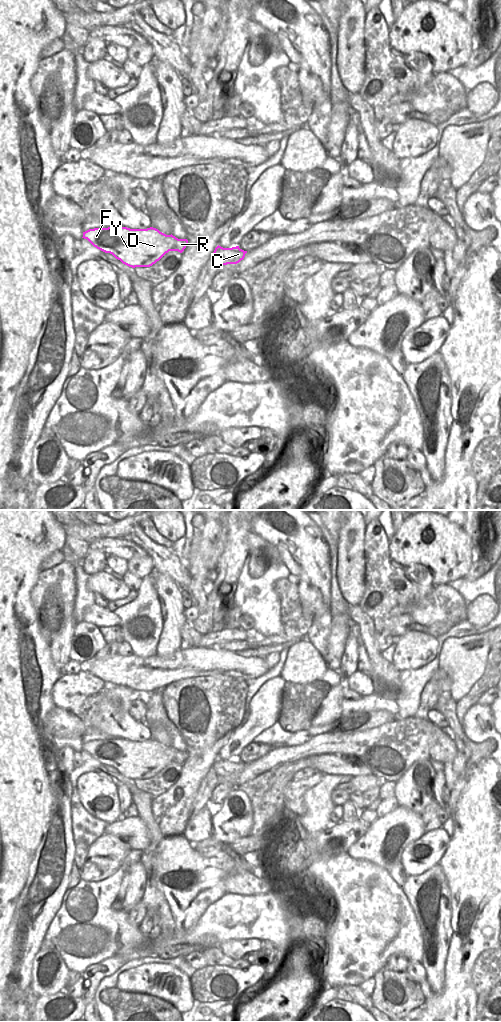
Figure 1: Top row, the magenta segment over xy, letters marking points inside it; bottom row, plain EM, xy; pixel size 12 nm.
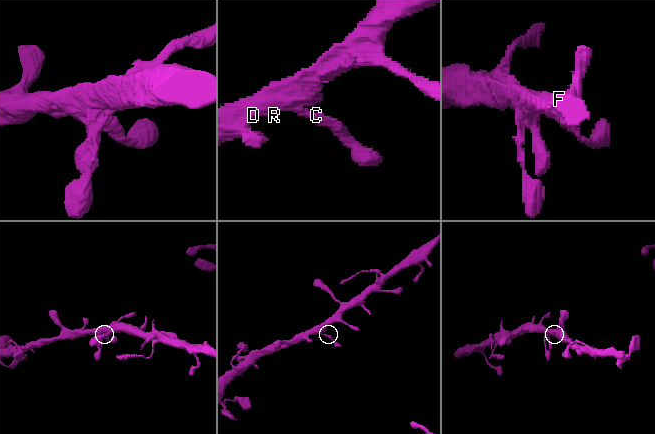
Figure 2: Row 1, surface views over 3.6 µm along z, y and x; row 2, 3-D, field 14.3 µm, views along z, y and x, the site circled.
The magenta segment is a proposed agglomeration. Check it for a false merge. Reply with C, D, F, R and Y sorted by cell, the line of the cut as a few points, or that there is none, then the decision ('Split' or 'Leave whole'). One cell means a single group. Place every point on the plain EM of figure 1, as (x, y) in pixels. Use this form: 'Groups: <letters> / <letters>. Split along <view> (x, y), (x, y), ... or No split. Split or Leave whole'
Groups: C D F R Y. No split. Leave whole

